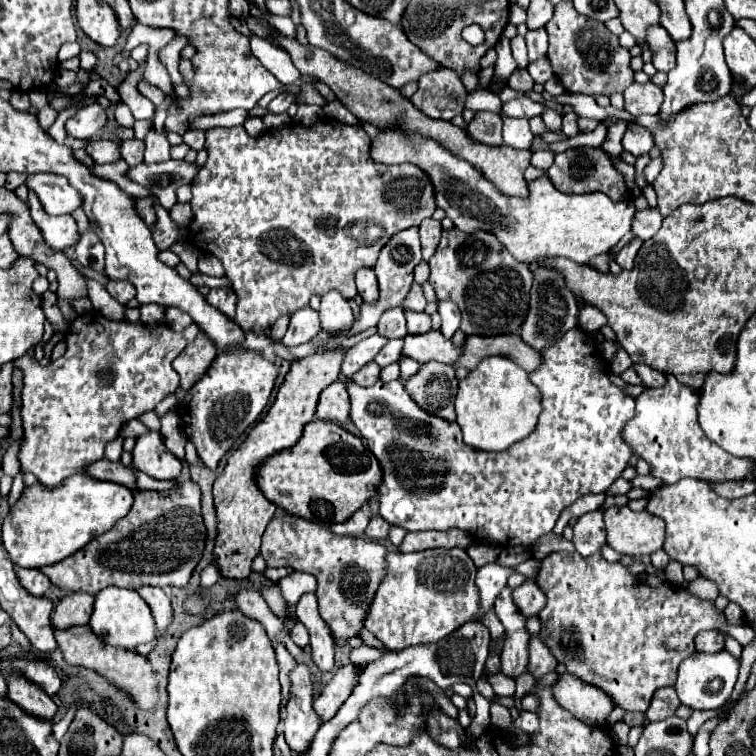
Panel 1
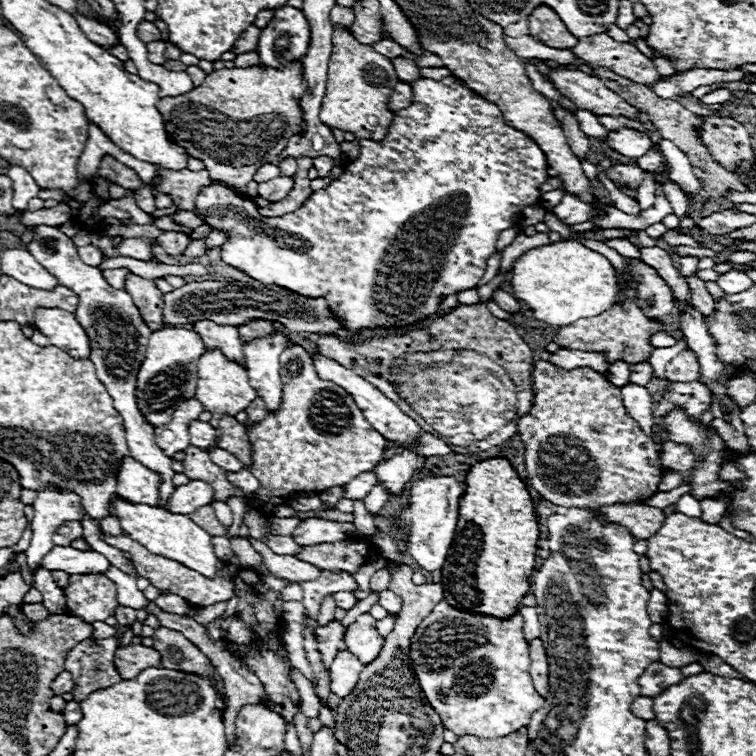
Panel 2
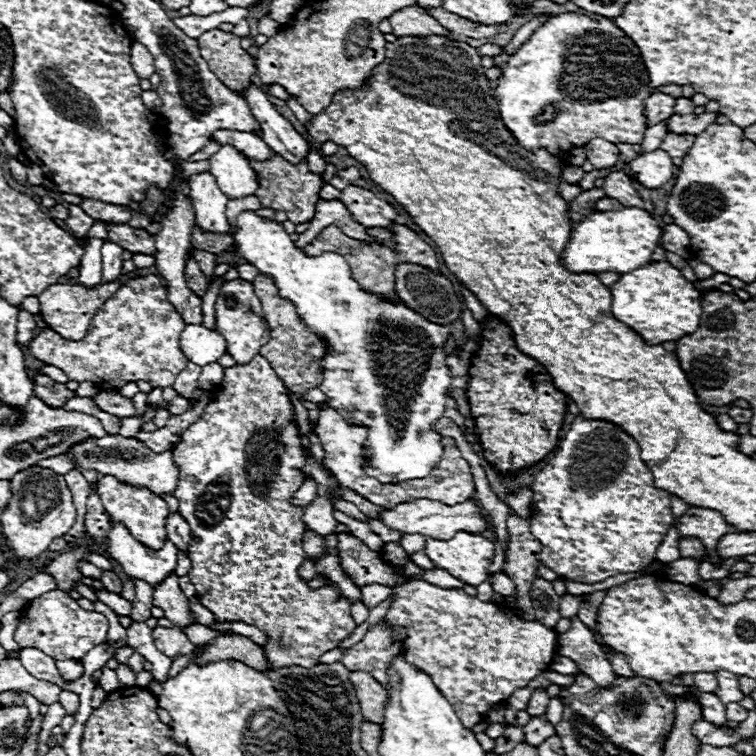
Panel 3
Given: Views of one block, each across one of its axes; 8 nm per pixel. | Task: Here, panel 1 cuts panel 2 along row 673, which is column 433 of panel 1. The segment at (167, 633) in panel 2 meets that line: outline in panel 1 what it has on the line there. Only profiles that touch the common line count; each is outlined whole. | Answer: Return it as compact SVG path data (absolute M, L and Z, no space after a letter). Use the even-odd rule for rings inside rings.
M334 118L320 120L314 126L302 126L298 122L292 122L284 128L278 130L266 130L260 138L250 138L244 130L244 126L234 126L234 128L212 128L206 132L206 148L208 148L208 162L202 166L200 174L194 180L192 188L192 212L194 212L194 222L186 230L186 238L200 250L200 246L220 258L226 278L232 282L234 292L236 292L236 322L246 330L254 334L264 334L282 314L294 314L296 310L304 308L310 300L312 294L326 294L328 290L338 290L344 298L354 298L356 296L356 284L354 284L354 274L362 266L374 266L380 248L390 240L392 234L408 228L408 226L418 226L424 218L432 216L436 210L434 202L434 186L430 182L430 176L420 170L418 166L412 164L400 164L400 166L388 166L374 162L370 158L370 146L372 140L364 132L362 126L350 126Z

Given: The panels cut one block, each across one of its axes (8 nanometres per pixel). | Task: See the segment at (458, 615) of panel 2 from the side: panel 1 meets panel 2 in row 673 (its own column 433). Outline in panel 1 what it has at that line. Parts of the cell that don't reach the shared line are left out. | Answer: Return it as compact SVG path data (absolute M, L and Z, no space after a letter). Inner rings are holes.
M578 328L566 332L558 342L554 342L552 346L548 346L546 350L540 350L540 366L530 372L530 380L532 384L540 390L542 394L542 414L538 418L538 426L534 428L534 432L524 438L522 442L516 442L514 446L510 446L510 450L502 450L502 452L482 452L476 450L468 444L464 444L462 440L462 430L456 422L446 422L444 418L432 416L428 412L424 412L404 390L404 384L400 380L392 380L392 382L382 382L378 380L374 386L370 388L362 388L356 382L348 384L348 394L352 400L352 408L350 408L350 418L356 424L356 428L360 430L360 436L366 440L370 452L380 460L382 472L384 472L384 480L378 488L378 500L380 500L380 516L394 524L394 526L402 526L406 530L450 530L450 528L460 528L464 532L468 532L474 538L490 538L502 546L524 546L524 548L532 548L534 542L542 536L546 536L554 526L556 520L560 518L562 510L566 510L568 506L572 506L580 496L584 494L598 494L598 492L606 492L606 488L620 476L620 472L628 466L628 460L632 456L630 446L622 440L620 432L626 426L626 422L634 416L634 398L626 396L622 392L622 388L614 386L608 376L598 370L598 356L596 356L596 348L594 346L586 346L582 342L582 332Z

